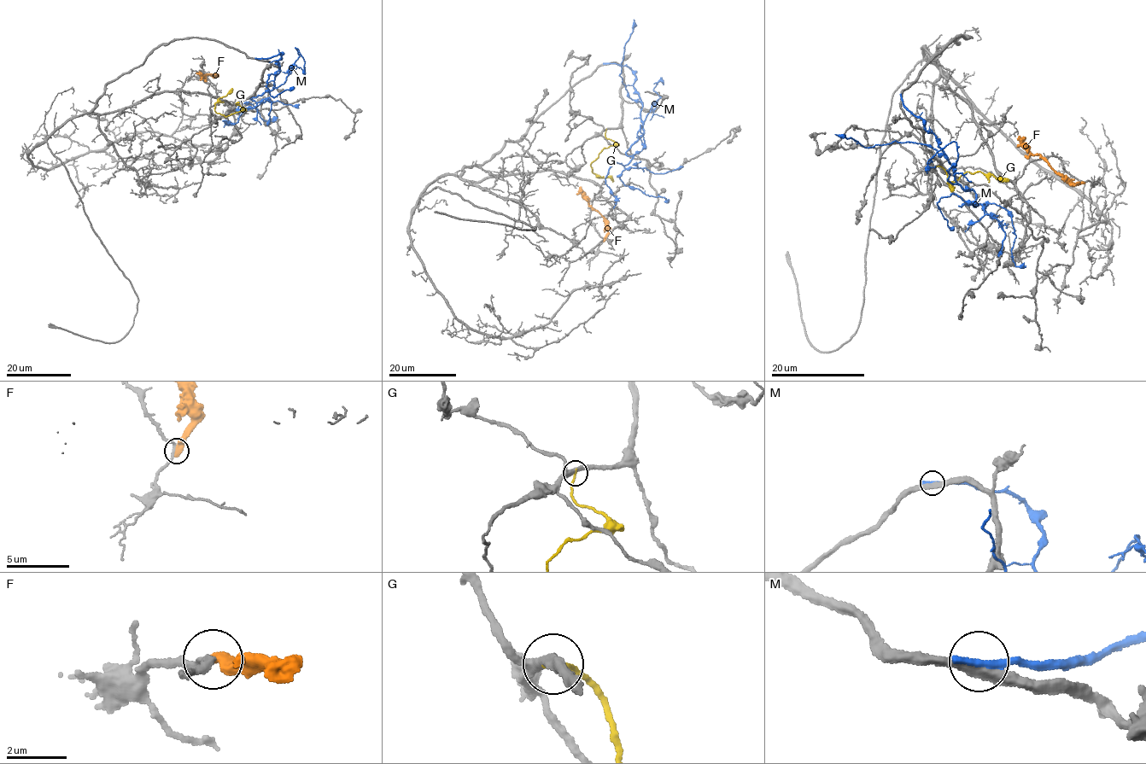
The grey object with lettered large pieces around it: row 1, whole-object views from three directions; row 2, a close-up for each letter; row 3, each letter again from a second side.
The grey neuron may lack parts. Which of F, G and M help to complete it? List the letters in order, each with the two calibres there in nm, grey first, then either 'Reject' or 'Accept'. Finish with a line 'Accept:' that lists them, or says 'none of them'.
F: Thickness 200 nm (grey) against 440 nm. Reject
G: Thickness 320 nm (grey) against 190 nm. Reject
M: Thickness 340 nm (grey) against 320 nm. Reject
Accept: none of them

